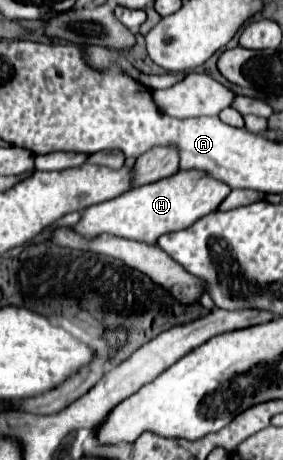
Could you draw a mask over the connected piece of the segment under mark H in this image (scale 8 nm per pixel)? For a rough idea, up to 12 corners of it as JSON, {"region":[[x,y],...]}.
{"region":[[200,170],[86,208],[74,230],[154,244],[218,210]]}

